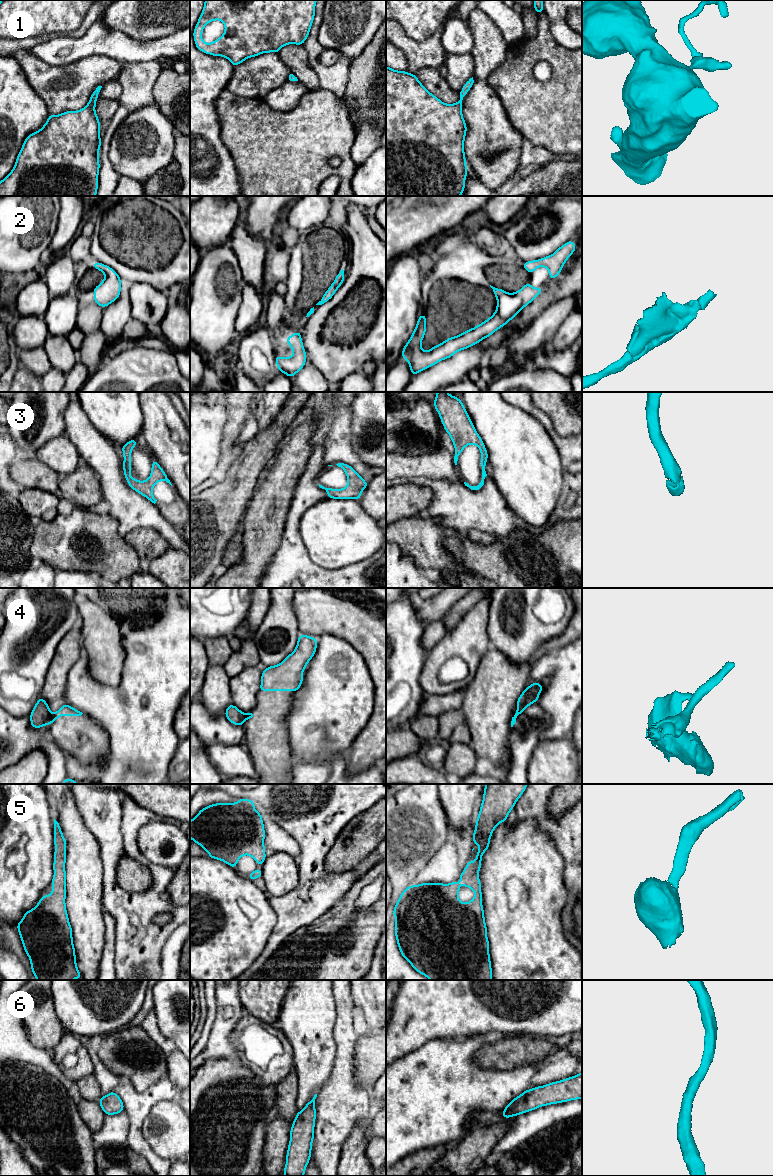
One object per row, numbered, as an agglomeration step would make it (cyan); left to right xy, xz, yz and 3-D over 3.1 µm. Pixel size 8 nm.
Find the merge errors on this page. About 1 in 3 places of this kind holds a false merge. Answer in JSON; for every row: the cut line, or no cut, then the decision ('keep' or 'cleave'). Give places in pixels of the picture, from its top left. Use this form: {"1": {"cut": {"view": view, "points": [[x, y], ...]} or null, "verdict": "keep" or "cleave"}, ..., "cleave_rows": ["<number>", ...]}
{"1": {"cut": null, "verdict": "keep"}, "2": {"cut": null, "verdict": "keep"}, "3": {"cut": null, "verdict": "keep"}, "4": {"cut": {"view": "xy", "points": [[51, 714], [47, 723]]}, "verdict": "cleave"}, "5": {"cut": null, "verdict": "keep"}, "6": {"cut": null, "verdict": "keep"}, "cleave_rows": ["4"]}

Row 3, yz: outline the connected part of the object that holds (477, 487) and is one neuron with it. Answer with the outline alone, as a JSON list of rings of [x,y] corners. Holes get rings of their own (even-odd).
[[[437,392],[433,405],[440,416],[445,431],[450,435],[454,444],[455,465],[457,465],[460,453],[467,445],[474,444],[479,447],[481,453],[482,480],[476,486],[470,486],[468,483],[464,482],[465,486],[469,487],[471,490],[479,490],[484,485],[484,479],[487,476],[485,468],[486,461],[488,460],[488,453],[461,399],[447,392]]]

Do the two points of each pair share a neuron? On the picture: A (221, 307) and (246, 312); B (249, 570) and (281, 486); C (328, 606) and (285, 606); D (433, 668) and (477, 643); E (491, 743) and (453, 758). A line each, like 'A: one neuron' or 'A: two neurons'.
A: two neurons
B: one neuron
C: two neurons
D: one neuron
E: two neurons

